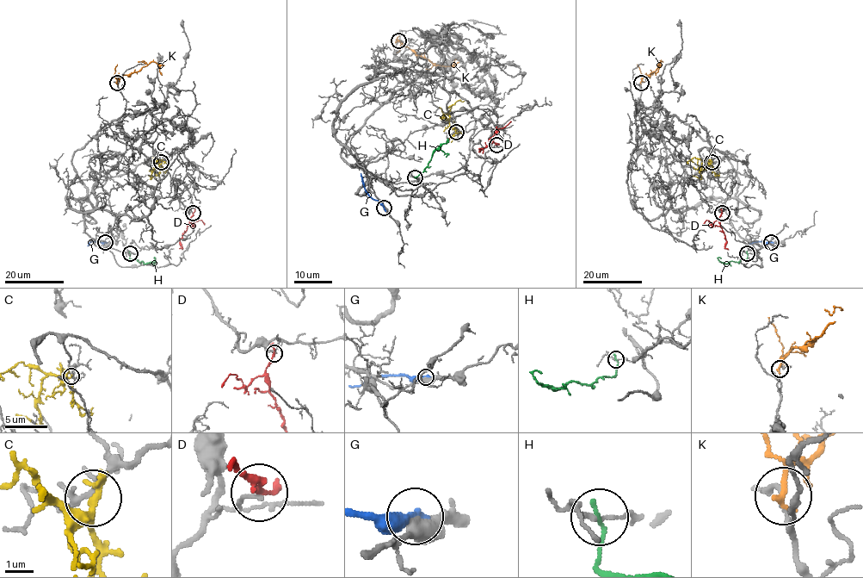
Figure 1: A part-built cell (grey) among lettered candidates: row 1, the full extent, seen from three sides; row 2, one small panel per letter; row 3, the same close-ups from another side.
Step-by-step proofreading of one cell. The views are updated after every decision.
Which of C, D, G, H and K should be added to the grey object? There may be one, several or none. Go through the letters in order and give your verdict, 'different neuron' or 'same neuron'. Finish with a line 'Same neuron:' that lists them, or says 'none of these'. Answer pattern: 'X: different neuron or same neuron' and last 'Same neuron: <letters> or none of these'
C: different neuron
D: different neuron
G: different neuron
H: different neuron
K: different neuron
Same neuron: none of these

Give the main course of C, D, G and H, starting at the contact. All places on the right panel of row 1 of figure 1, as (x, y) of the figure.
C: (711, 162), (701, 164), (699, 178), (692, 176)
D: (722, 213), (718, 223), (728, 249)
G: (771, 242), (743, 245)
H: (747, 253), (747, 258), (737, 262), (720, 262), (718, 258), (721, 258)

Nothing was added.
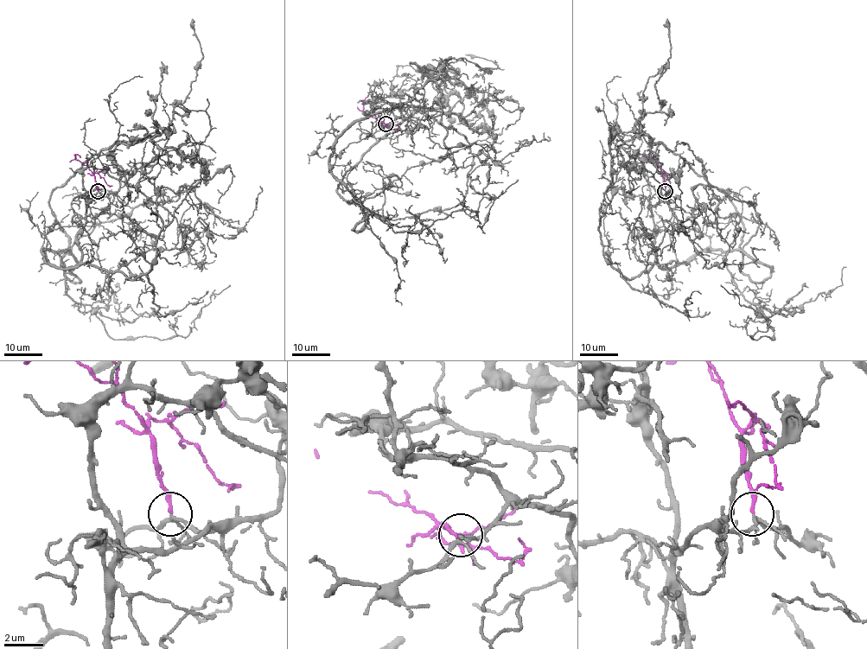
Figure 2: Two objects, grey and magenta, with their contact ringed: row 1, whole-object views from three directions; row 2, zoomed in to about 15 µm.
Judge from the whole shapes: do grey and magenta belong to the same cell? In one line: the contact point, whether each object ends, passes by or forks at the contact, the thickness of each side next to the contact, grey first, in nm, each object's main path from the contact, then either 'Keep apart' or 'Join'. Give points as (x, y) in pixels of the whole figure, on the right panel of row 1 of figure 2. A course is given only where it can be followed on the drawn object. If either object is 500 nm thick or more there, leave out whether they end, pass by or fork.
Place: (665, 191). At the ring grey forks. At the ring magenta ends. Thickness 150 nm (grey) against 200 nm. Course of grey: (666, 191), (650, 199), (662, 268), (754, 235), (751, 204), (712, 186), (684, 227), (678, 186). Course of magenta: (666, 191), (661, 172), (654, 160), (639, 154), (635, 157). Join

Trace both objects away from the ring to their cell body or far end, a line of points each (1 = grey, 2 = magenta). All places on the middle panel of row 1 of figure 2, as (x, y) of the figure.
1: (385, 124), (383, 109), (355, 121), (329, 170), (396, 219), (455, 207), (480, 152), (501, 160), (548, 136)
2: (385, 124), (362, 110), (362, 101), (368, 94)

